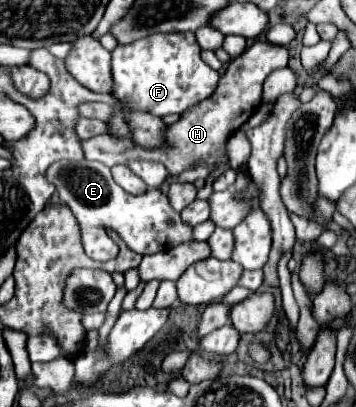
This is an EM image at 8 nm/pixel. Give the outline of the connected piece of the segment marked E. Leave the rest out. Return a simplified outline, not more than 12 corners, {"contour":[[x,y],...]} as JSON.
{"contour":[[99,161],[45,177],[79,221],[91,259],[117,257],[107,229],[151,255],[191,241],[167,195],[131,195]]}

